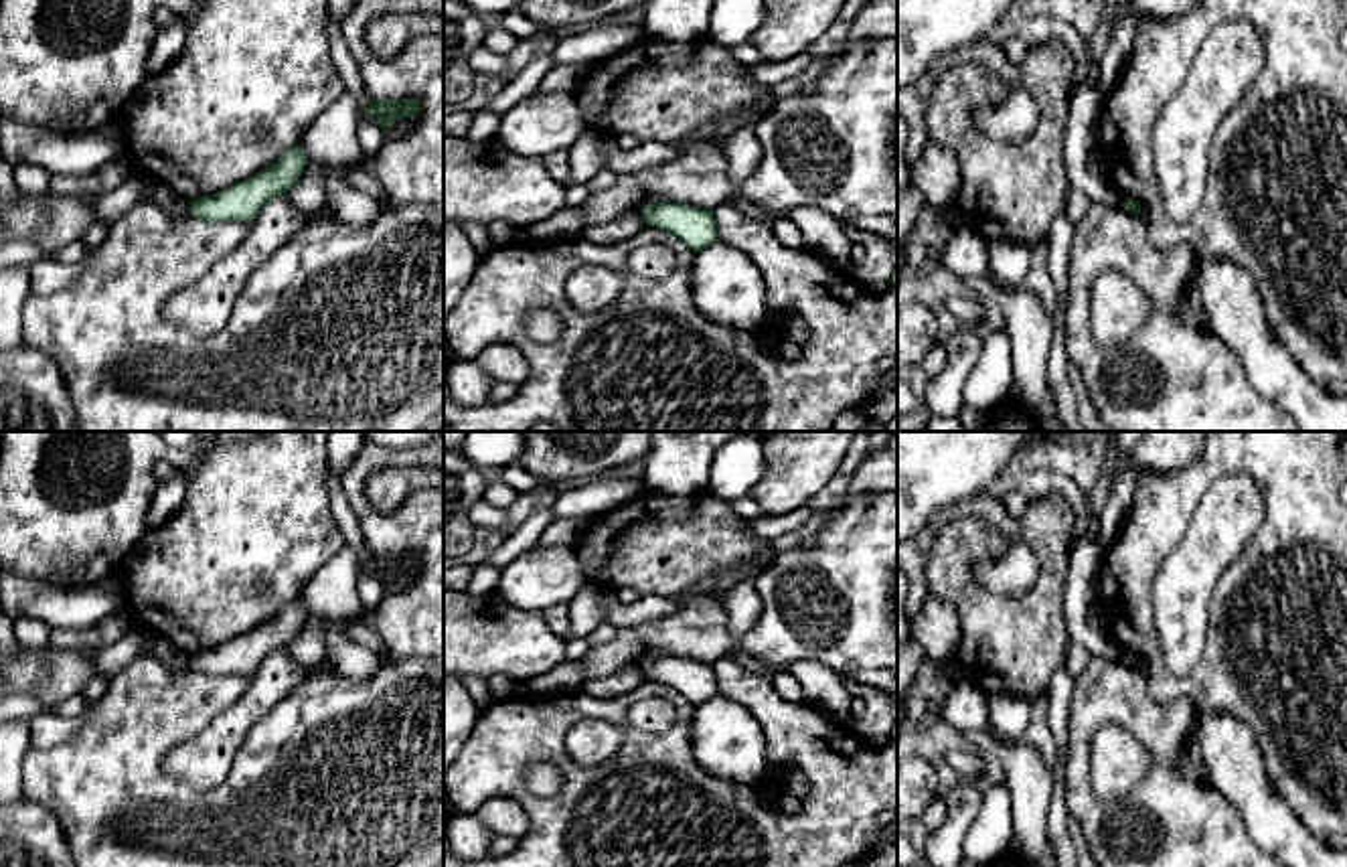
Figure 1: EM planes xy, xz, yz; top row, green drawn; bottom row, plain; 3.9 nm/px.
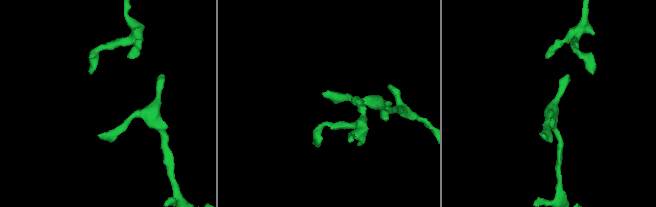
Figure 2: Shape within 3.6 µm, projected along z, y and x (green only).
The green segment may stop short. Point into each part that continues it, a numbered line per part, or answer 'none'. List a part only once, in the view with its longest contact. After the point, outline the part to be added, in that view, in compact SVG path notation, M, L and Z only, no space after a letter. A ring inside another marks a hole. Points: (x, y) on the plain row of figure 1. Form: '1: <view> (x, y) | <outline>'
none

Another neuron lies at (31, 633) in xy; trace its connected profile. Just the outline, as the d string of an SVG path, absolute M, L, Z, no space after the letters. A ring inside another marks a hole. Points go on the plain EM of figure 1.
M20 616L12 620L12 626L14 626L14 636L18 644L34 650L45 648L53 634L53 630L45 622L30 616Z

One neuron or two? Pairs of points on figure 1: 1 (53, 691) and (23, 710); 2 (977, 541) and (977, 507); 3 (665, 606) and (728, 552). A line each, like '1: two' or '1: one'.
1: two
2: two
3: two

